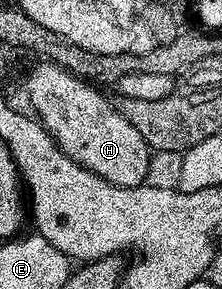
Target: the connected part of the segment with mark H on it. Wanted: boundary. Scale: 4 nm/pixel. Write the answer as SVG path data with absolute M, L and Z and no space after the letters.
M48 61L38 62L38 67L29 75L29 103L32 114L44 125L47 133L59 145L71 161L83 165L91 173L103 177L103 181L114 183L116 187L140 187L149 175L149 155L151 148L139 137L139 129L127 121L127 117L119 114L112 102L108 103L100 95L98 88L92 82L85 82L79 76L65 71L58 63Z

